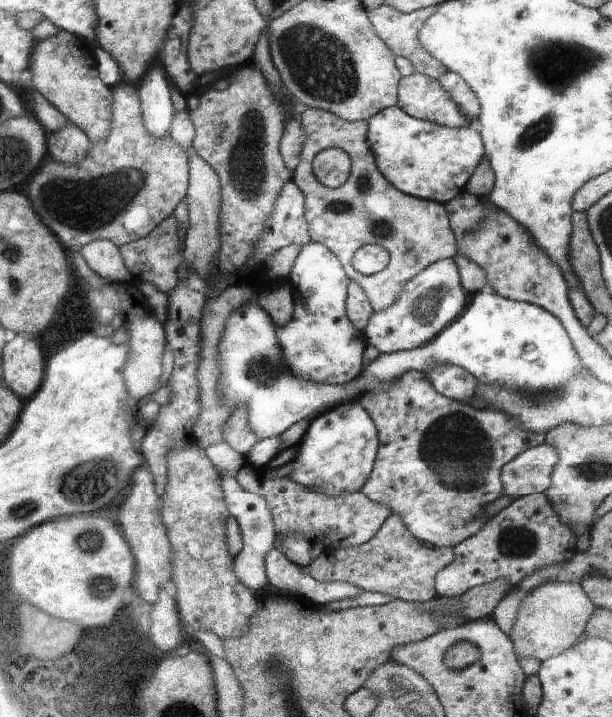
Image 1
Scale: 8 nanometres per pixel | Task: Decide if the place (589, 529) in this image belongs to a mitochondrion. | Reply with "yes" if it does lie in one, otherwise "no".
no

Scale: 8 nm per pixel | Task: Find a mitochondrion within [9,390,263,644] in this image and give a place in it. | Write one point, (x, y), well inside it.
(97, 482)

